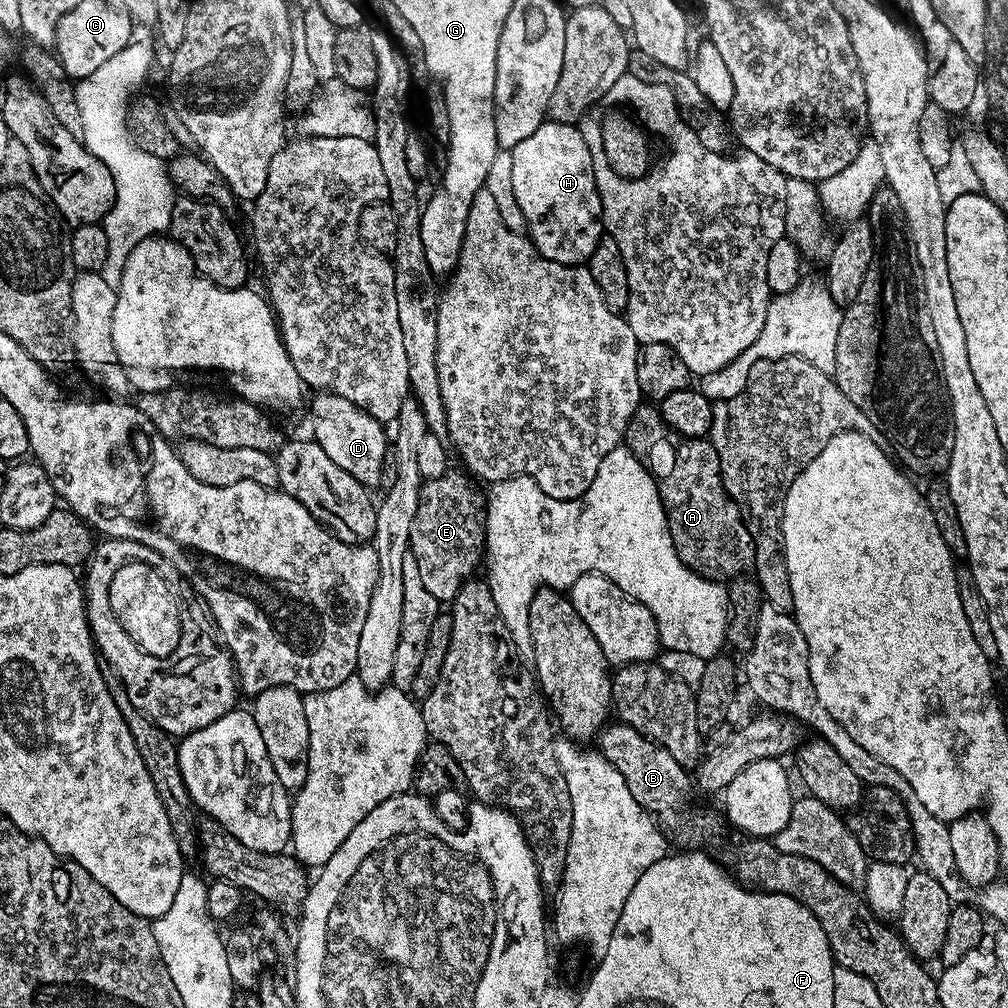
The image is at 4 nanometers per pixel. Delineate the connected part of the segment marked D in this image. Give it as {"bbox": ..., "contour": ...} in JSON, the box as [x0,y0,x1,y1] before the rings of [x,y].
{"bbox":[311,390,390,489],"contour":[[[320,390],[313,396],[316,397],[312,400],[311,439],[322,446],[326,455],[333,462],[338,462],[346,474],[350,474],[365,488],[375,489],[375,484],[380,480],[380,471],[384,468],[384,451],[387,453],[390,448],[389,441],[384,441],[385,425],[338,394]]]}

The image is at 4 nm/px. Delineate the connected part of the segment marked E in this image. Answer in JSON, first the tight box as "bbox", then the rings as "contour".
{"bbox":[410,470,482,602],"contour":[[[449,470],[438,478],[424,480],[410,527],[410,556],[418,562],[422,586],[441,602],[455,600],[465,580],[475,573],[472,571],[476,563],[482,560],[482,524],[478,516],[476,520],[476,492],[472,489],[473,481],[464,476]]]}

